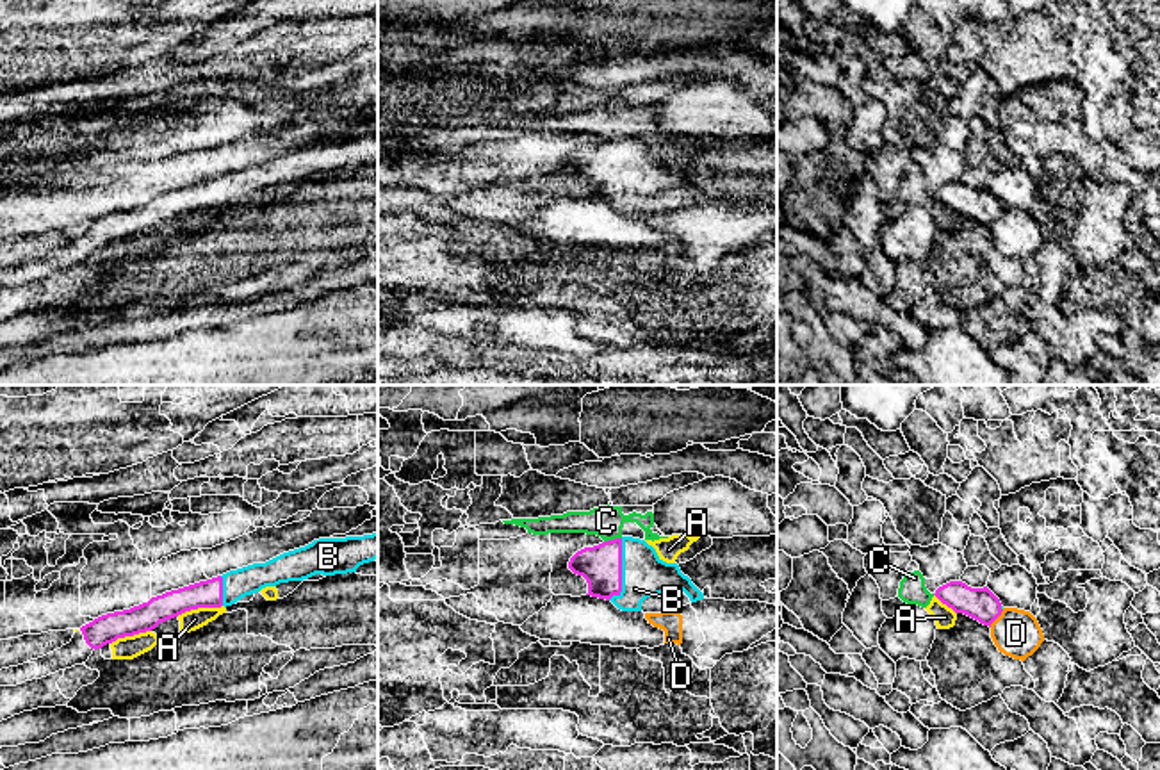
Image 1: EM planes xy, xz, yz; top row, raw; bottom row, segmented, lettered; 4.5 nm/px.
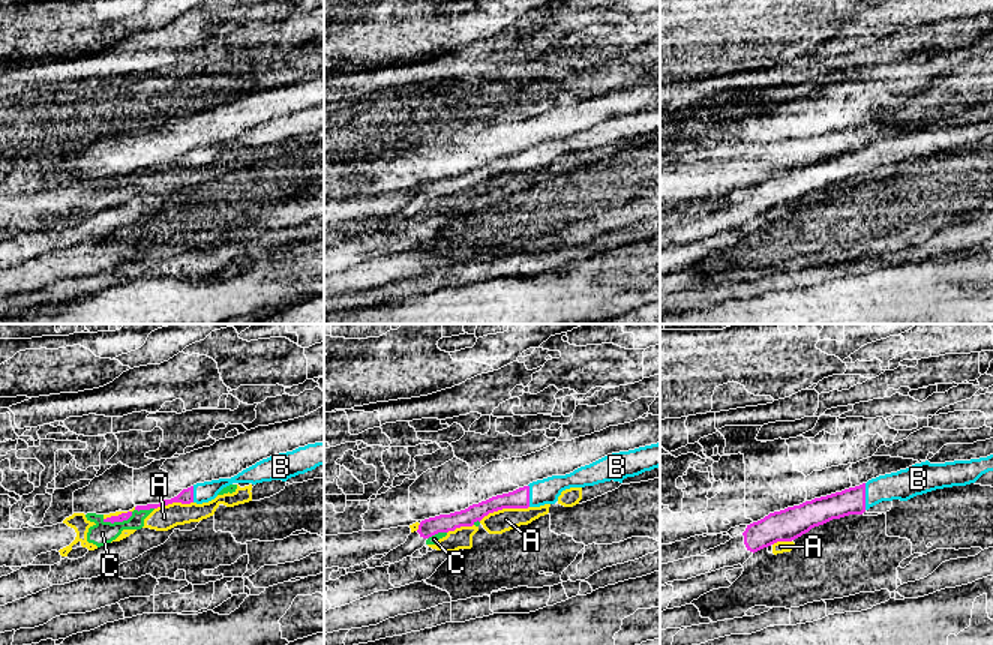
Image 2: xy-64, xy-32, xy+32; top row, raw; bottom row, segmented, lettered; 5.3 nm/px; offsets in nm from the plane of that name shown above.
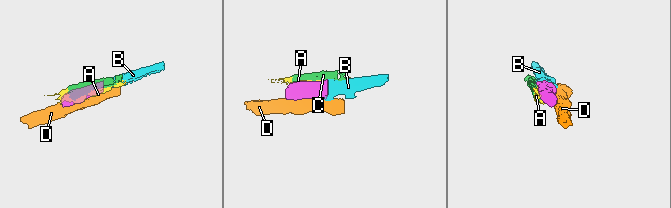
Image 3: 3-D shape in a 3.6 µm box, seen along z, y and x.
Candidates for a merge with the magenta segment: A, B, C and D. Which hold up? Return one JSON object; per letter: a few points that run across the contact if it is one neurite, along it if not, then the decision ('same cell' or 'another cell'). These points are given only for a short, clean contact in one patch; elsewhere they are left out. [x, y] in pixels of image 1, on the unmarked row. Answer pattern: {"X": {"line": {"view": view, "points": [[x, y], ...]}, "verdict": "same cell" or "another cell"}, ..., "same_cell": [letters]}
{"A": {"verdict": "another cell"}, "B": {"line": {"view": "xz", "points": [[601, 166], [620, 172], [644, 175]]}, "verdict": "same cell"}, "C": {"verdict": "another cell"}, "D": {"verdict": "another cell"}, "same_cell": ["B"]}

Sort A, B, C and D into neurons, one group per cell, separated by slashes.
A C / B / D

